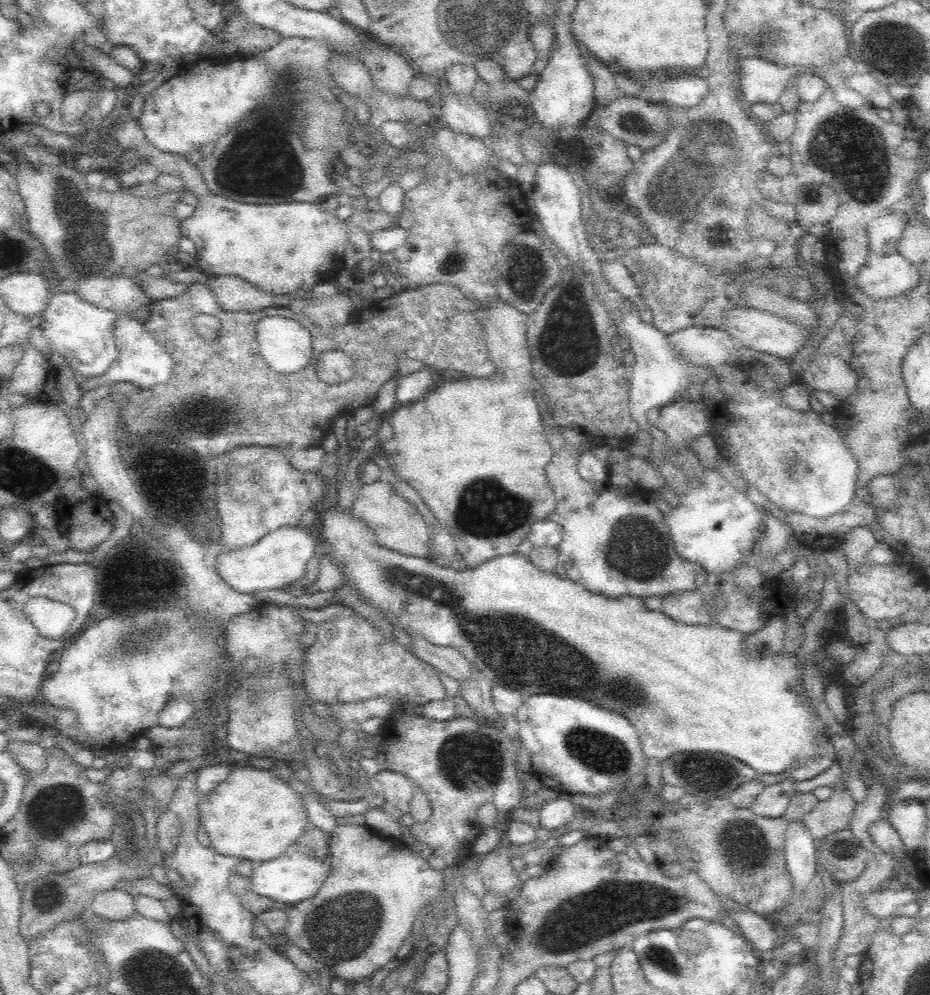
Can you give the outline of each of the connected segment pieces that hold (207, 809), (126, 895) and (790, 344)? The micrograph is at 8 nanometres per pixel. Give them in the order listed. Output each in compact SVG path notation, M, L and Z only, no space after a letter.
M232 768L232 774L198 802L200 828L210 836L210 848L220 856L236 856L262 864L282 856L296 844L310 818L302 804L302 796L292 790L292 782L284 782L272 768Z
M108 890L100 896L94 898L90 912L108 920L108 922L116 922L116 920L126 920L136 912L136 904L134 904L134 896L126 890Z
M732 308L732 312L728 310L726 316L724 316L722 328L728 332L728 336L732 340L736 340L736 344L744 344L746 348L756 350L756 352L774 354L774 356L780 358L780 362L794 360L794 356L798 354L798 350L802 350L802 346L806 342L804 338L808 336L806 328L800 328L798 324L776 318L768 312L758 312L756 308Z

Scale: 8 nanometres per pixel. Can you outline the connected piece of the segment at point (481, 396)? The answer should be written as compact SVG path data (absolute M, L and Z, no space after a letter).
M496 300L484 314L484 334L486 334L486 342L488 342L488 356L494 364L494 374L490 378L456 378L456 380L446 380L442 382L442 386L438 388L432 388L426 398L422 400L416 400L412 404L400 404L396 408L396 412L392 414L392 418L388 418L388 422L392 424L394 428L394 438L388 440L388 442L380 442L380 454L384 460L390 462L392 470L394 470L394 478L400 478L408 484L412 484L420 498L426 502L426 506L430 506L430 510L434 512L434 518L438 520L440 528L450 532L454 536L454 542L456 542L456 548L458 548L458 554L462 554L462 564L464 568L478 568L480 564L484 564L486 560L492 560L494 556L504 556L504 554L512 554L518 550L518 546L522 544L522 540L528 538L530 534L530 528L534 526L534 522L538 520L548 520L552 514L552 510L556 508L556 492L552 490L550 482L548 482L548 476L546 476L546 468L548 464L552 462L552 456L554 456L554 450L548 442L548 432L544 430L542 426L542 416L538 412L538 404L534 400L534 390L530 388L530 382L532 382L532 354L530 354L530 348L528 348L528 316L520 310L516 310L514 306L508 306L500 300Z

